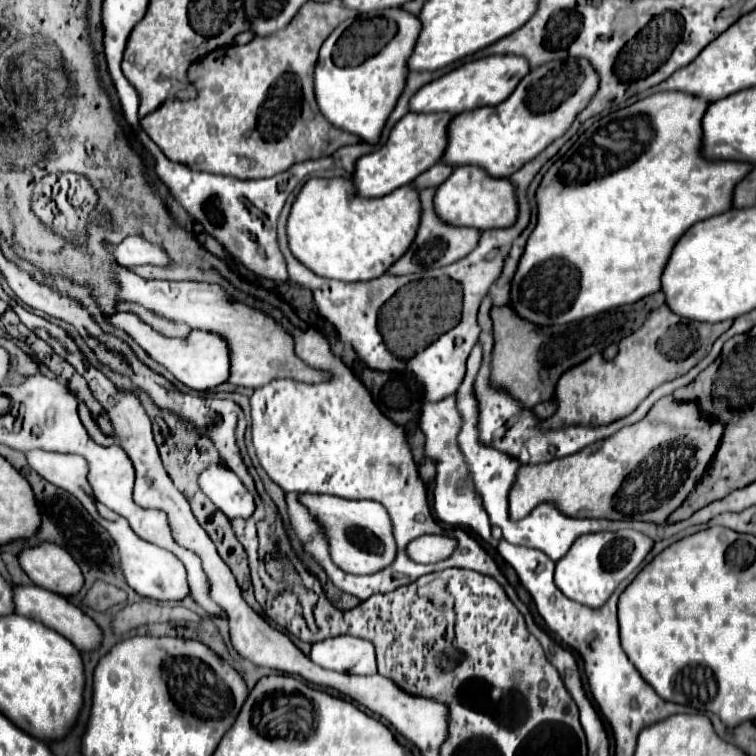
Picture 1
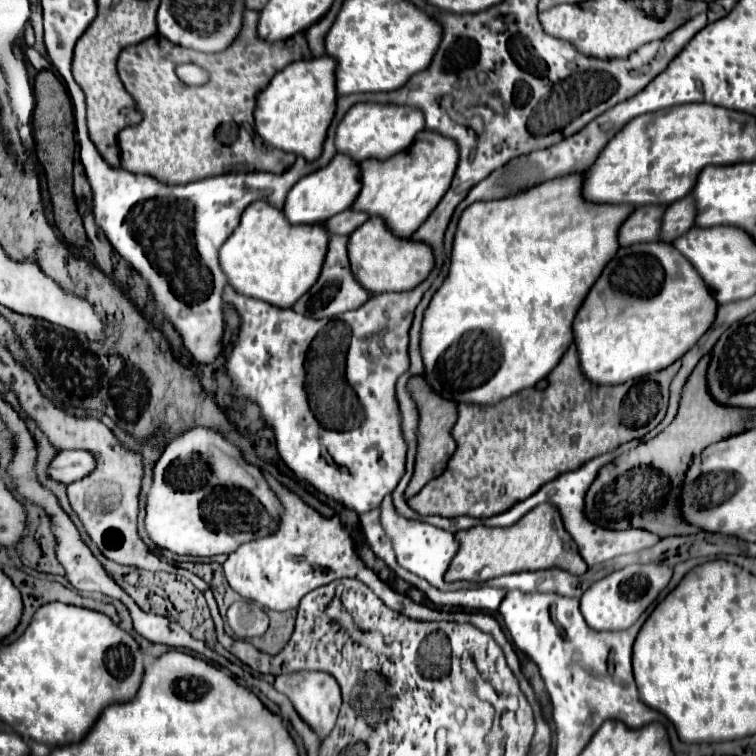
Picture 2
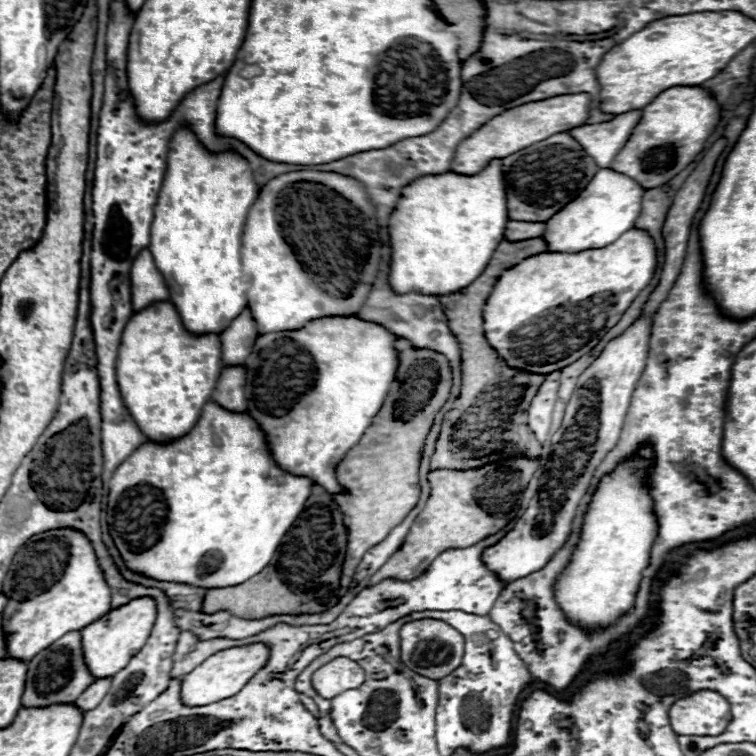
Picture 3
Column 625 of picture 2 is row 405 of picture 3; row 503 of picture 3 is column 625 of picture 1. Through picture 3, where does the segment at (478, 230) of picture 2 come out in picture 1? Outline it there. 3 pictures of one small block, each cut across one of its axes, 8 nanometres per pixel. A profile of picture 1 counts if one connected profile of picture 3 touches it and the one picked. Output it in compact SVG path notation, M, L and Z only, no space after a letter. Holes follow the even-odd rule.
M658 92L652 94L628 108L622 108L618 112L612 112L598 122L594 122L580 138L576 144L562 156L558 158L548 172L544 174L538 190L536 190L536 208L538 208L538 222L536 228L532 230L526 248L522 252L522 258L518 262L518 268L512 278L512 288L510 288L510 302L508 306L526 322L532 322L536 326L556 326L556 324L570 324L578 322L590 316L598 316L602 312L632 304L634 300L640 300L648 294L654 294L660 290L660 274L668 262L668 256L678 242L678 238L696 222L706 220L710 216L722 214L728 208L728 196L732 196L732 184L744 176L748 170L748 164L708 164L700 156L700 120L706 112L708 102L706 100L696 100L696 96L688 96L686 92Z

